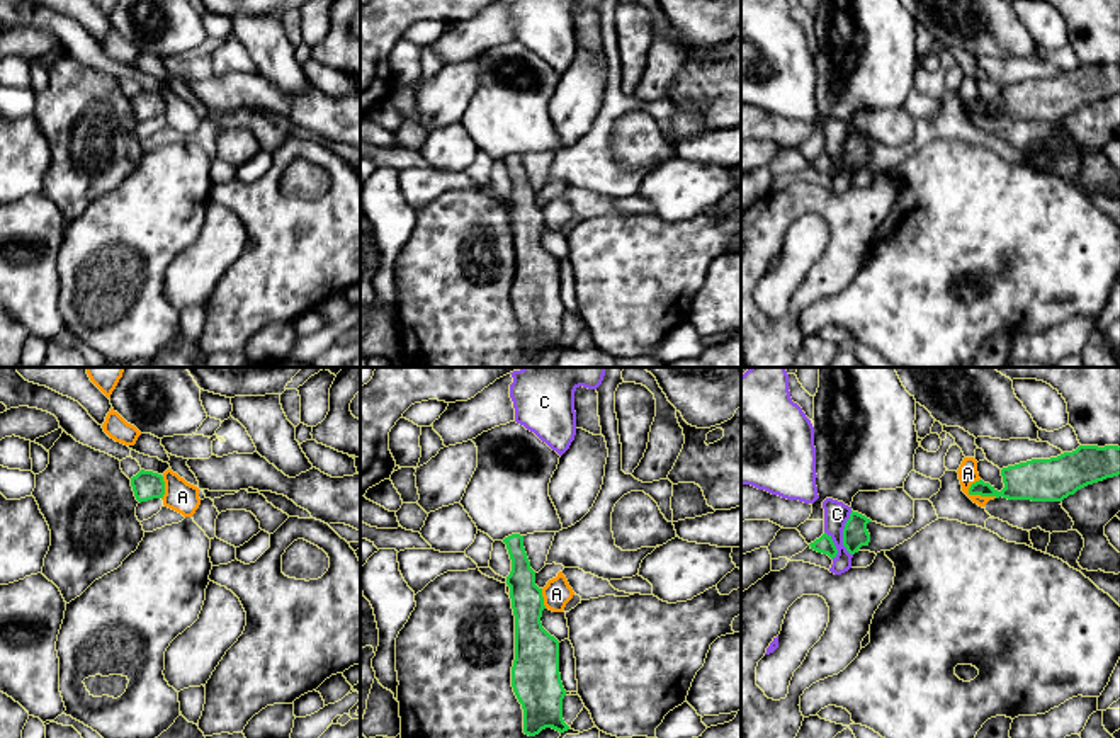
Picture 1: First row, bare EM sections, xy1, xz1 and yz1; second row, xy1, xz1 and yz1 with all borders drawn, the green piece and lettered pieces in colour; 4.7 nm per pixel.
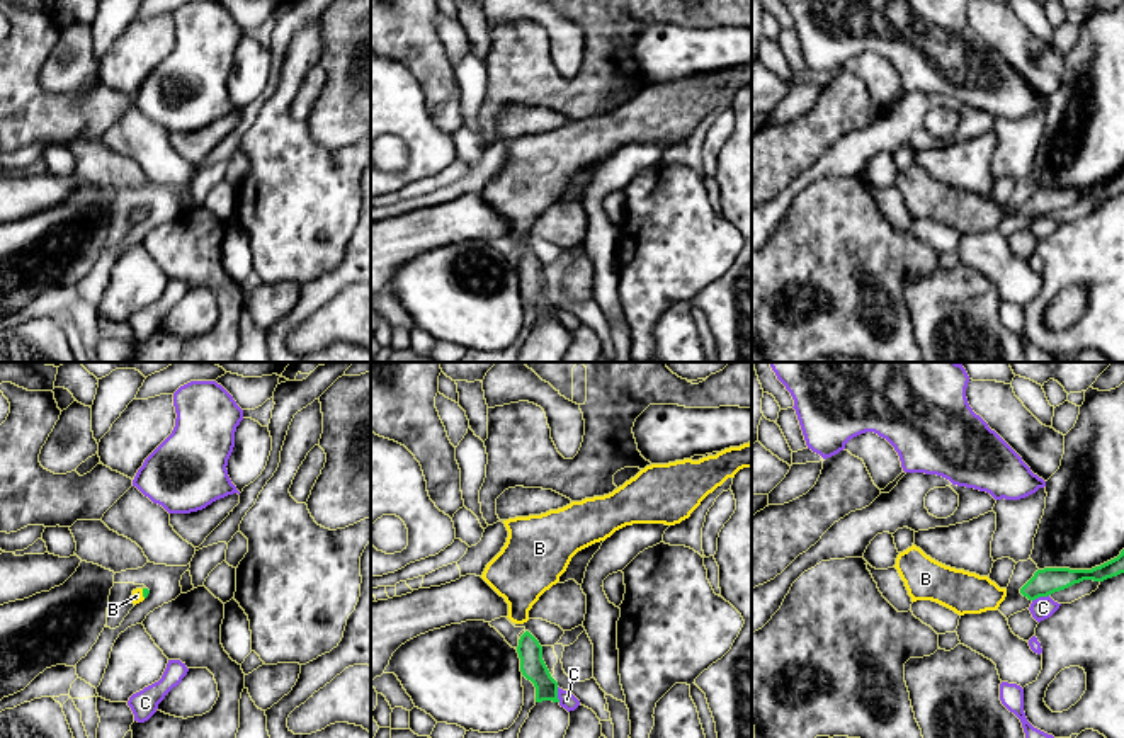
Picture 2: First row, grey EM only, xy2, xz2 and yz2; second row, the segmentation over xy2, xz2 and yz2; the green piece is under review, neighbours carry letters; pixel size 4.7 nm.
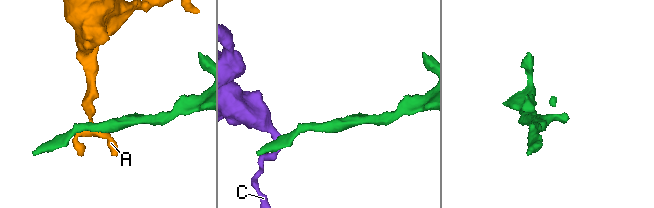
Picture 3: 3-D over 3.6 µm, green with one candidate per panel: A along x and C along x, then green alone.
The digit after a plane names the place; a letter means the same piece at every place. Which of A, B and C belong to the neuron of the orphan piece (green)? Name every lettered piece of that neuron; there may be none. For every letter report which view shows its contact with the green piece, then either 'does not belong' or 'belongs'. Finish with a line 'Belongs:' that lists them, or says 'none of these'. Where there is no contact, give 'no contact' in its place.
A: meets green in yz1; does not belong
B: meets green in xy2; belongs
C: meets green in yz1; does not belong
Belongs: B

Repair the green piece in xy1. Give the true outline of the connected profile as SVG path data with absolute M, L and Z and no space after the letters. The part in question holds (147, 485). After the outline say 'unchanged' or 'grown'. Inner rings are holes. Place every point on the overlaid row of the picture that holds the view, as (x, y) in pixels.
M141 469L131 478L131 486L139 503L153 498L163 498L165 495L163 476L153 471Z | unchanged

